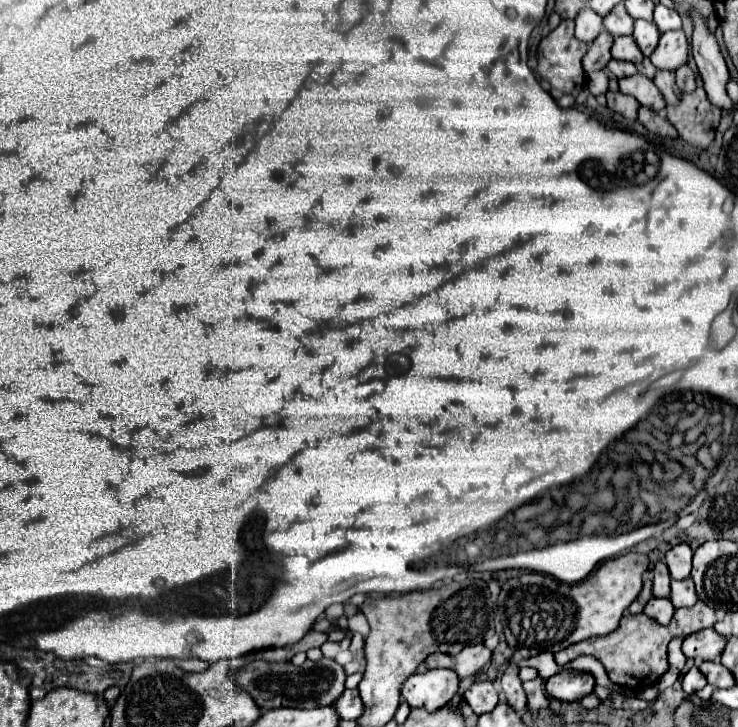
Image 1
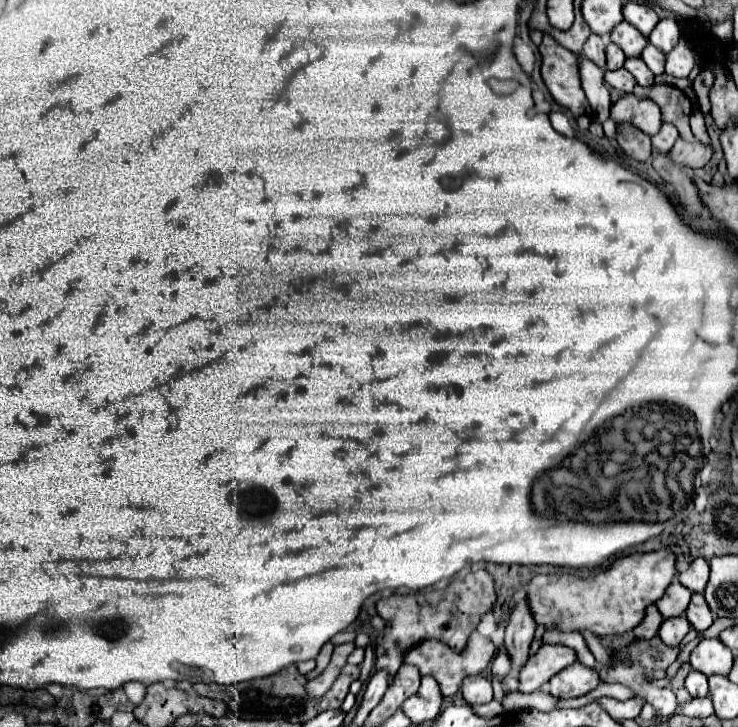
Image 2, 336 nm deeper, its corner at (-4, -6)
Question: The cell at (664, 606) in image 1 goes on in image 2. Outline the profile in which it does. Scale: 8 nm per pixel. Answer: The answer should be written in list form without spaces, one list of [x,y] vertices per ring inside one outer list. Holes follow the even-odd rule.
[[[680,615],[680,617],[664,619],[662,625],[660,625],[658,635],[668,647],[678,647],[688,631],[690,631],[690,623],[688,623],[688,619],[684,615]]]

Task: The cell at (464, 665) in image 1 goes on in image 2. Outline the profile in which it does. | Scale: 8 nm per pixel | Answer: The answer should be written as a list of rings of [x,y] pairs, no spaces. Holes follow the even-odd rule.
[[[474,631],[470,635],[470,641],[468,641],[468,645],[466,645],[466,649],[462,653],[452,653],[452,649],[448,649],[444,643],[440,643],[436,639],[428,639],[428,641],[418,643],[416,647],[412,647],[406,653],[404,661],[416,665],[422,675],[432,675],[438,681],[438,685],[442,689],[442,695],[450,697],[450,695],[454,695],[460,689],[464,677],[478,675],[478,673],[482,673],[488,667],[488,663],[494,657],[494,651],[496,651],[494,643],[490,639],[486,639],[486,637],[482,637],[478,631]]]

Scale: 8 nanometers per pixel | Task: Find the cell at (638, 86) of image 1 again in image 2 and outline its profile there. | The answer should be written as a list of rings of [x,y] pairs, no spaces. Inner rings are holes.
[[[628,93],[628,95],[620,97],[612,105],[610,117],[616,123],[628,121],[634,127],[642,129],[644,133],[648,133],[648,135],[654,135],[662,127],[660,107],[652,99],[642,99],[642,97],[636,97],[634,93]]]

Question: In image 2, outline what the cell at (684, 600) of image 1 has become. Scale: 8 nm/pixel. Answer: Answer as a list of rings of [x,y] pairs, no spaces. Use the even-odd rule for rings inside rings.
[[[698,593],[692,595],[690,605],[688,605],[688,609],[686,609],[686,619],[690,621],[690,625],[692,625],[696,631],[706,631],[706,629],[712,625],[714,617],[712,617],[712,613],[708,611],[708,605],[704,603],[704,597],[702,597],[702,595],[698,595]]]

